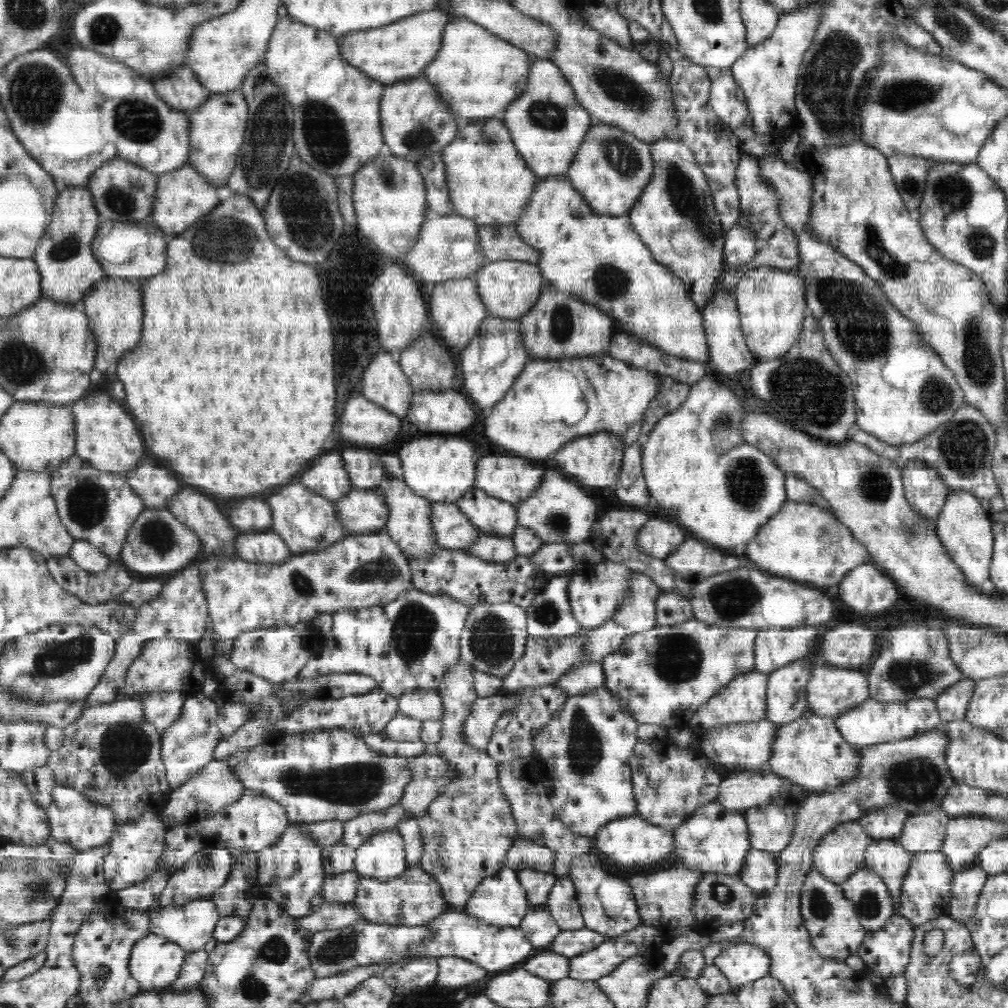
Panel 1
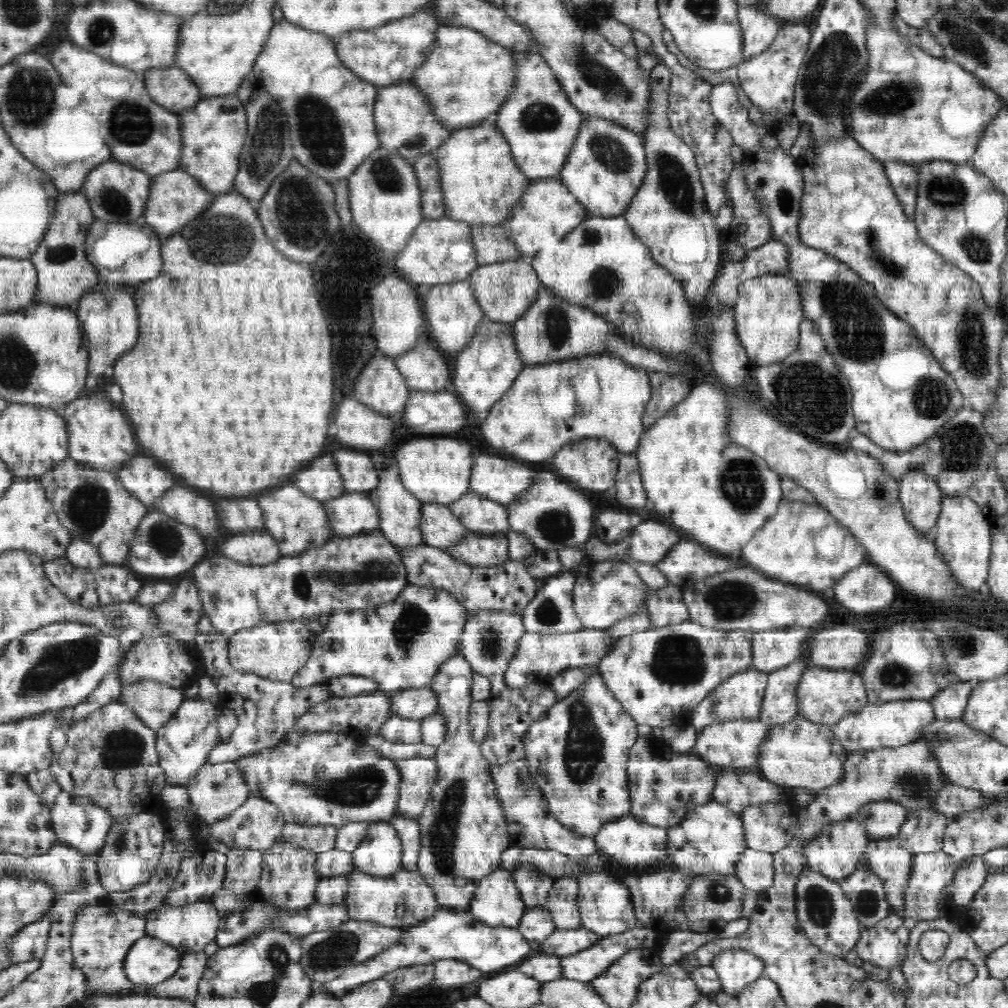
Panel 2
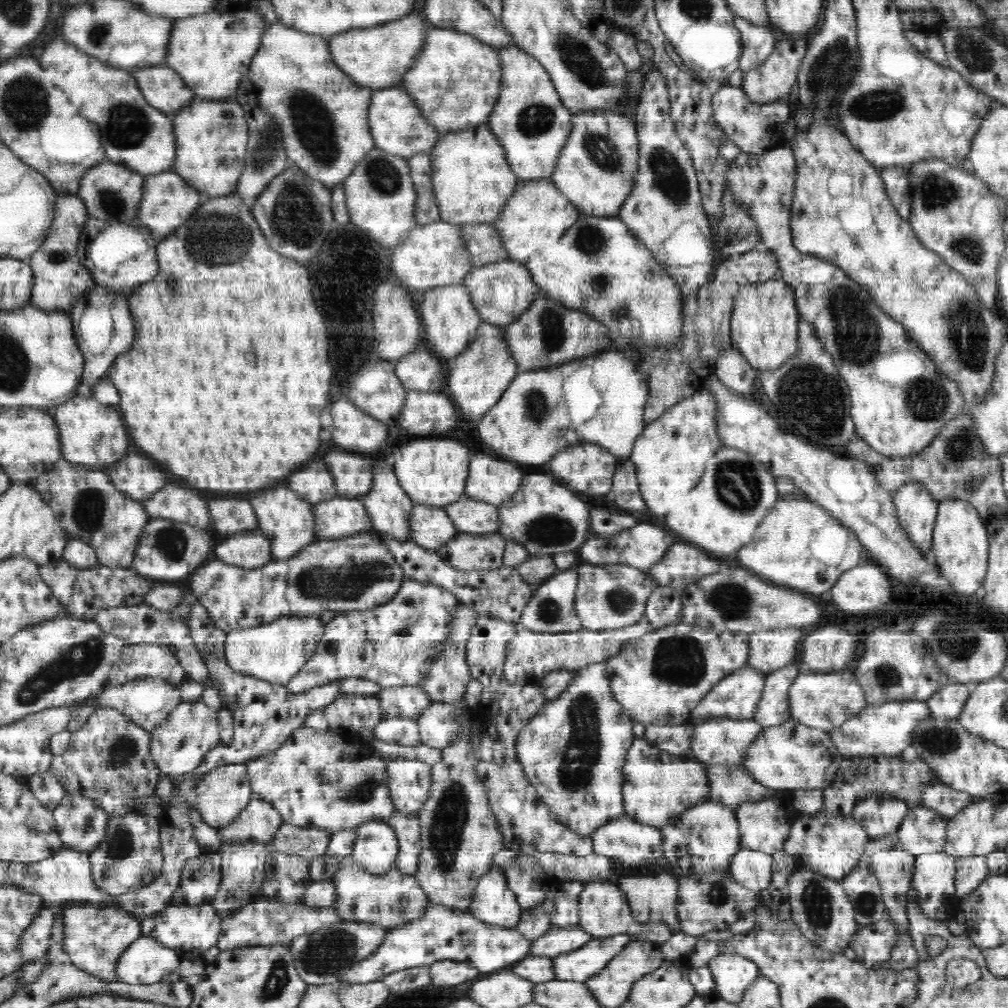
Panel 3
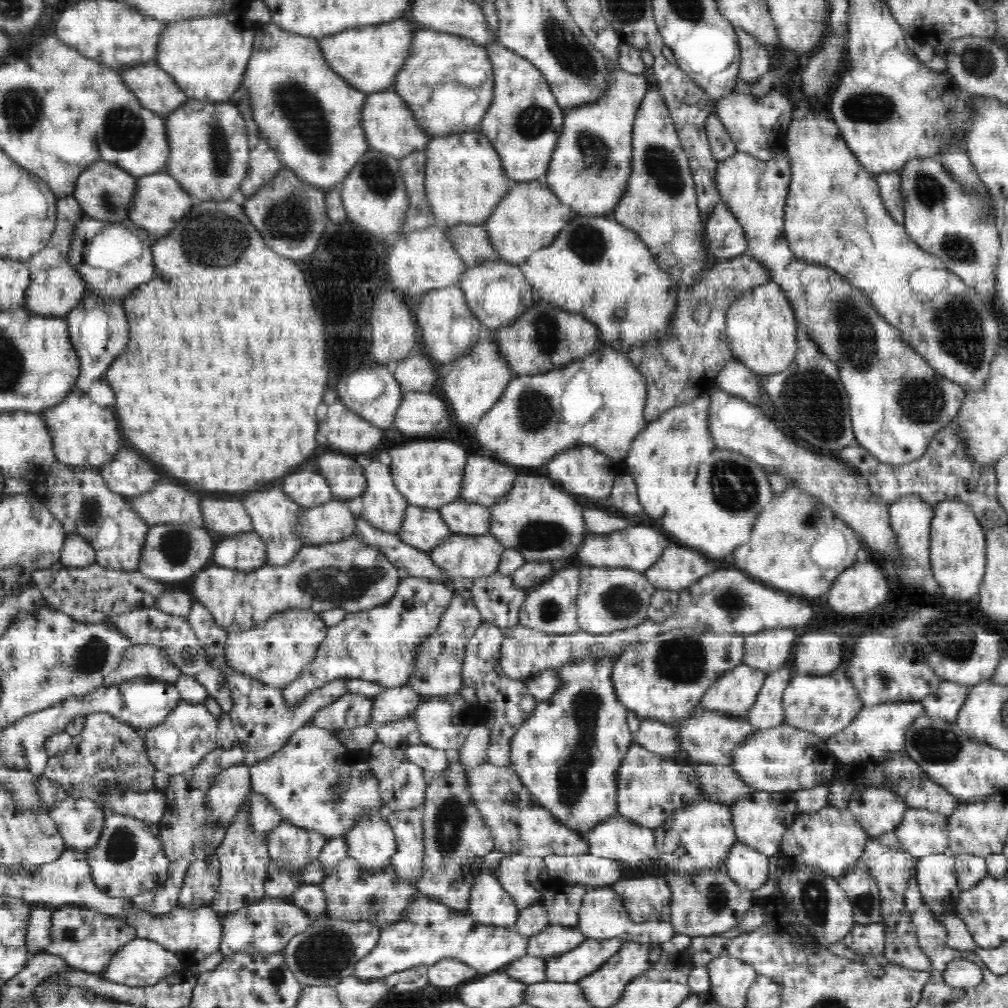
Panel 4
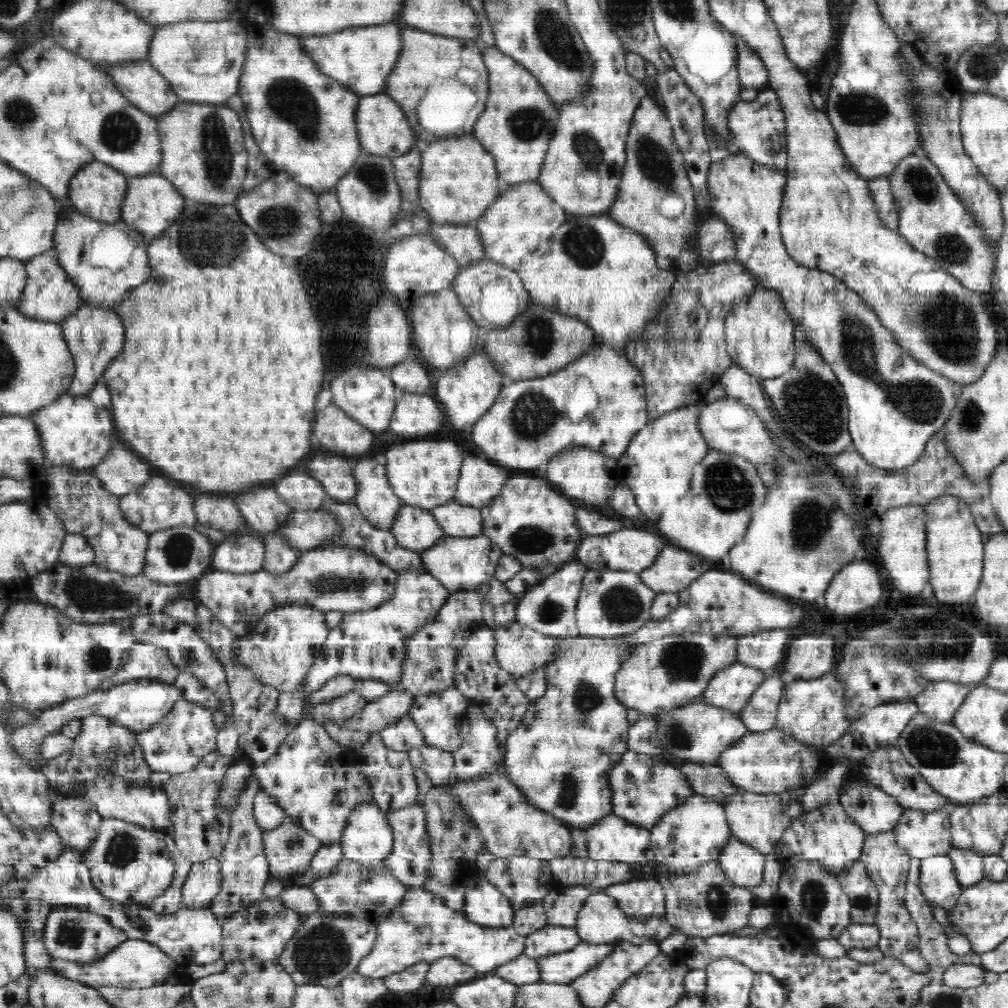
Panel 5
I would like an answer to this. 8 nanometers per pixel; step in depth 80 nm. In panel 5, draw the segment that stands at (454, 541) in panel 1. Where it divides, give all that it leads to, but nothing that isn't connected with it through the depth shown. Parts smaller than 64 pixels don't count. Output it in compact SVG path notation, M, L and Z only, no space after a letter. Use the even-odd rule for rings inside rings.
M402 505L389 528L397 543L408 550L425 551L443 536L443 530L428 509Z

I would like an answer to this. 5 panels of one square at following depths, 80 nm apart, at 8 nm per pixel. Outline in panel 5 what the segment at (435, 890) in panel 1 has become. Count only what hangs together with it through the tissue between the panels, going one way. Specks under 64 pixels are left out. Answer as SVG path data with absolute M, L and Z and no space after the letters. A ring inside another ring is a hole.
M343 858L330 875L316 879L309 887L316 895L319 908L324 914L366 919L374 925L401 905L400 901L408 890L387 869L381 867L375 872L369 872L359 862L347 858Z

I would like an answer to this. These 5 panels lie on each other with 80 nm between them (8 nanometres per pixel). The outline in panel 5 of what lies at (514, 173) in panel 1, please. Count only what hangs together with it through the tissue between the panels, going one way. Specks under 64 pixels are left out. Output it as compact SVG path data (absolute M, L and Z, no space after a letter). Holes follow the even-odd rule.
M474 134L452 139L440 139L439 142L426 144L421 148L420 210L431 218L432 223L437 225L473 225L499 195L498 180L500 178L496 171L494 157L474 139Z

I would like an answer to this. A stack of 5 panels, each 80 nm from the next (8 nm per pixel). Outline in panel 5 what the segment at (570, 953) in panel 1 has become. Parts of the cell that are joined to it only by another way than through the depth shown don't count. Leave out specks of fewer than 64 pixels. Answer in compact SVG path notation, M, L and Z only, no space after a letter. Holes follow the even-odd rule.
M550 924L525 937L523 954L534 959L572 950L582 942L575 927Z

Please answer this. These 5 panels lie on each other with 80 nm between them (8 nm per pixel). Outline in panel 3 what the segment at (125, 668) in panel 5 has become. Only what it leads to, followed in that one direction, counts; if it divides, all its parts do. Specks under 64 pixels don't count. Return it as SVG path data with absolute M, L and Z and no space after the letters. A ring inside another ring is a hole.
M126 645L122 659L110 670L107 684L120 686L140 679L159 679L178 686L188 676L172 646Z

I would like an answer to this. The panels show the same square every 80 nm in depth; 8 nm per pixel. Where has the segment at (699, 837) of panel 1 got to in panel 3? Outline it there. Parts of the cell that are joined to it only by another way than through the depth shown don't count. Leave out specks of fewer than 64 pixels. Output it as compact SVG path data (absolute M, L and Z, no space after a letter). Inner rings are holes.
M706 800L691 806L676 819L676 822L661 826L659 829L662 837L663 856L672 864L672 870L676 876L698 876L713 871L727 872L730 861L741 847L735 811L725 804L712 800Z

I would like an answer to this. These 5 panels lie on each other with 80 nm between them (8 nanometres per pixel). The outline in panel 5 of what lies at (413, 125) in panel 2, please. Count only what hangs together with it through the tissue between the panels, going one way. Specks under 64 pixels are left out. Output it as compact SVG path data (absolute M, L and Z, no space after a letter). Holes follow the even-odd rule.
M384 92L360 96L356 108L356 127L361 150L366 154L393 158L406 154L412 147L422 148L400 105Z

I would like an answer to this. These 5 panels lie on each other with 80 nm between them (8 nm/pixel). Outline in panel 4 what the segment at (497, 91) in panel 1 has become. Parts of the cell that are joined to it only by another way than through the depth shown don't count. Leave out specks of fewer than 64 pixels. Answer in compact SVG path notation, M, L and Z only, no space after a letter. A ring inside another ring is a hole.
M418 27L413 32L409 56L406 57L397 76L394 77L391 88L398 93L398 96L402 97L406 107L410 108L414 119L418 121L418 125L423 130L426 130L426 135L434 138L461 134L477 129L480 122L482 122L482 118L486 116L486 111L490 108L494 90L493 86L492 63L484 45L476 44L470 38ZM454 98L456 98L454 106L460 108L460 116L462 116L458 124L452 120L452 116L456 116L456 114L454 112L446 114L446 110L444 110L446 104L452 104Z

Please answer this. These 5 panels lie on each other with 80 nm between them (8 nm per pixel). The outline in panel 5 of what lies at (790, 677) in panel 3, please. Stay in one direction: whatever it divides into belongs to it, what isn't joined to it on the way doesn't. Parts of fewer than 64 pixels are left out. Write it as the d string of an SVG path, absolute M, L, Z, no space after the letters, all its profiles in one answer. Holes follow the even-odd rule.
M769 673L765 682L754 690L746 706L737 714L748 733L775 728L778 705L788 679L778 673Z

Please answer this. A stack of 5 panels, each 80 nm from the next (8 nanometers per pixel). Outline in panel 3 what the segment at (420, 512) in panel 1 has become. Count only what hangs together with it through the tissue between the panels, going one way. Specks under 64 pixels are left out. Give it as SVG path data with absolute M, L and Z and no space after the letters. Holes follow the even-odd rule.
M376 464L371 469L374 472L374 486L361 499L372 530L388 535L390 539L410 541L409 518L415 502L402 490L390 468Z

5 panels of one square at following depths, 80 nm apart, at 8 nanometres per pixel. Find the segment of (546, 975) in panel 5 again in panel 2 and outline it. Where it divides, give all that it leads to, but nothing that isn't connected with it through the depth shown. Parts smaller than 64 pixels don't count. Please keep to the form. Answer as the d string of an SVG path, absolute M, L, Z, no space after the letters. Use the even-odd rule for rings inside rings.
M639 925L636 928L627 930L620 934L610 935L608 937L601 937L598 942L576 954L561 957L562 978L568 980L575 980L580 982L591 982L600 974L605 973L610 968L610 965L618 958L624 956L626 952L632 949L652 948L660 944L661 936L658 932L650 927Z

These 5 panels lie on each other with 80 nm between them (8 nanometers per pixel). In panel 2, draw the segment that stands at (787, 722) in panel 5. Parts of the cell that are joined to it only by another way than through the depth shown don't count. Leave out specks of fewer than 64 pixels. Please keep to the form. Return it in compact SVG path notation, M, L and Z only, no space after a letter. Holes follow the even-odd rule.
M812 667L802 674L802 680L797 684L797 698L799 709L797 714L806 720L818 724L834 725L840 722L846 714L858 712L869 703L867 692L862 677L852 670L833 670Z

